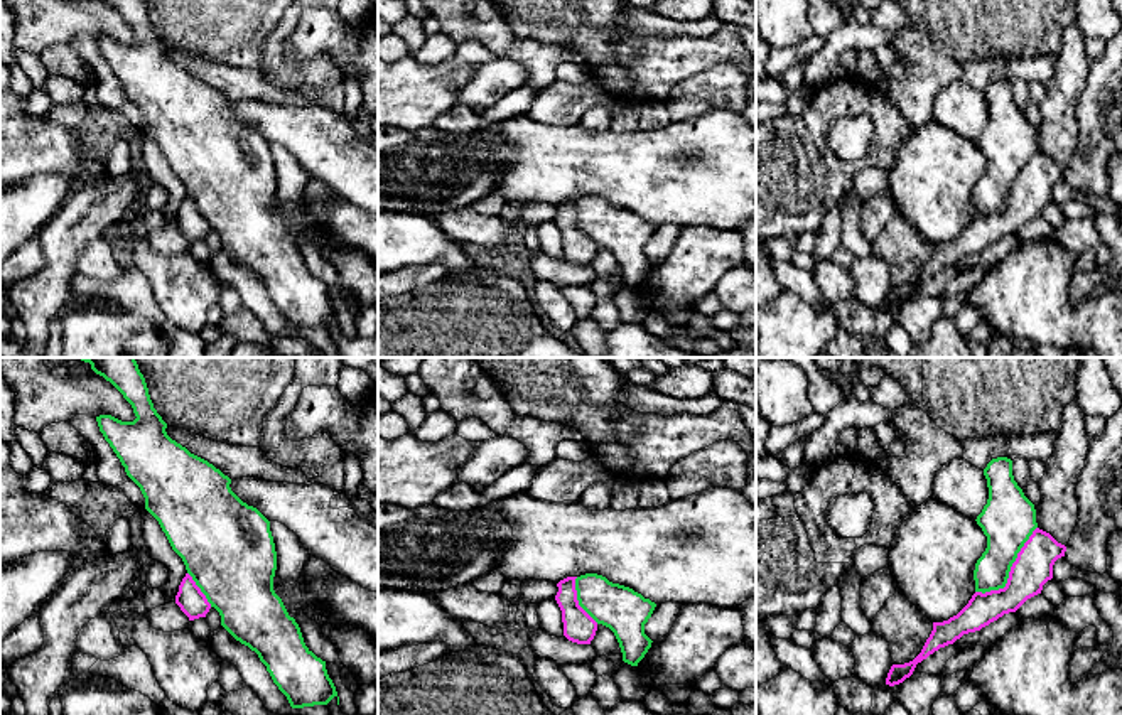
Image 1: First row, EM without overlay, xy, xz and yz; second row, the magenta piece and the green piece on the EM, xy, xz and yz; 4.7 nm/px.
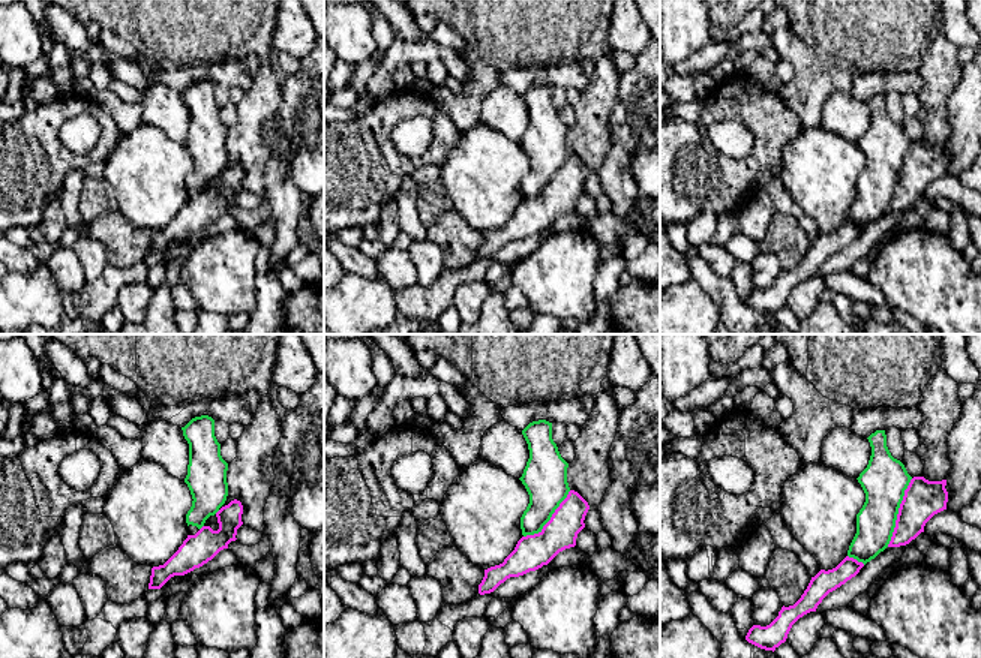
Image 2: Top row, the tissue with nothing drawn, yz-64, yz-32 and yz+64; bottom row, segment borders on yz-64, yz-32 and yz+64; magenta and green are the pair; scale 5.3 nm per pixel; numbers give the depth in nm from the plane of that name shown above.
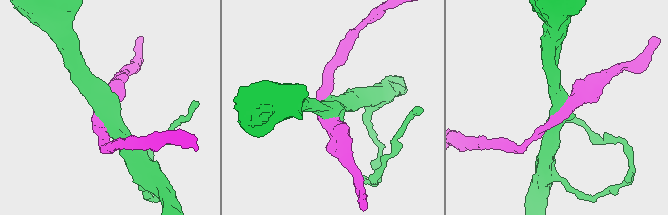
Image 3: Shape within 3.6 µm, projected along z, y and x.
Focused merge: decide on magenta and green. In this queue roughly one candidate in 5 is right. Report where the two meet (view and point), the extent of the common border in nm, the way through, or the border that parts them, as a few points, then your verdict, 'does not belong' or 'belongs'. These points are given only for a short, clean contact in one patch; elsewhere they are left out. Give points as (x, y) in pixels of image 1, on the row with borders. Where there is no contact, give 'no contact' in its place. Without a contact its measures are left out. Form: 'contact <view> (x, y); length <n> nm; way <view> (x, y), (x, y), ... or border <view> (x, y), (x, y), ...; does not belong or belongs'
contact yz (1011, 570); length 440 nm; does not belong

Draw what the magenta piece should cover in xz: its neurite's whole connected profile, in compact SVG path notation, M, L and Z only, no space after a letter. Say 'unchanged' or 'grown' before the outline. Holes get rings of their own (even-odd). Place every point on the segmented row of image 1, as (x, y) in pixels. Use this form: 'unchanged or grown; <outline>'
unchanged; M567 577L557 583L555 600L562 610L564 636L577 644L591 644L597 622L579 605L575 578Z

